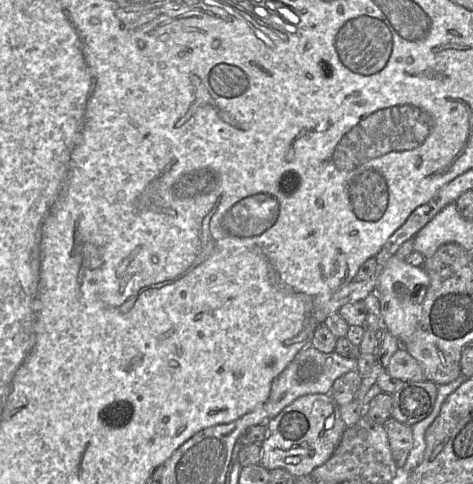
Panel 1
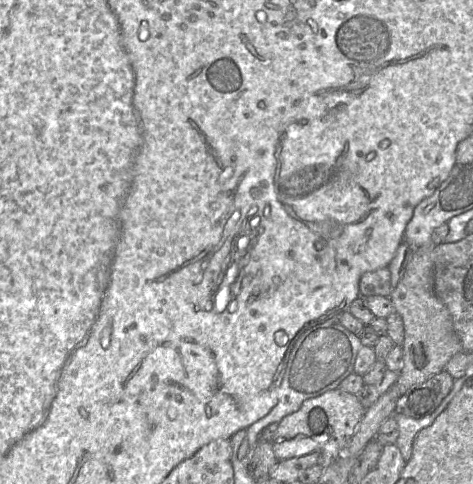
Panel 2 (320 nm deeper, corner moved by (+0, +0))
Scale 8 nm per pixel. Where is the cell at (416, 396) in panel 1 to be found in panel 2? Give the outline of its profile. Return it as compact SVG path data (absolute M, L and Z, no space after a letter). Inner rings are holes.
M444 370L435 374L426 381L413 386L401 396L394 412L414 419L431 415L452 390L454 380Z

